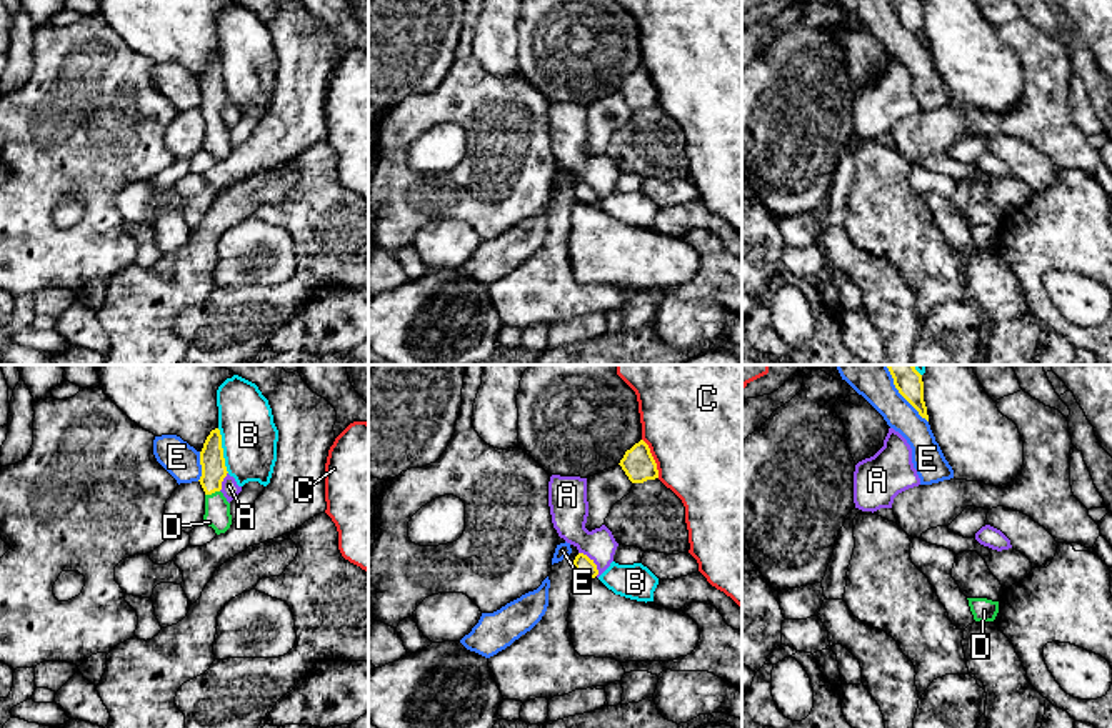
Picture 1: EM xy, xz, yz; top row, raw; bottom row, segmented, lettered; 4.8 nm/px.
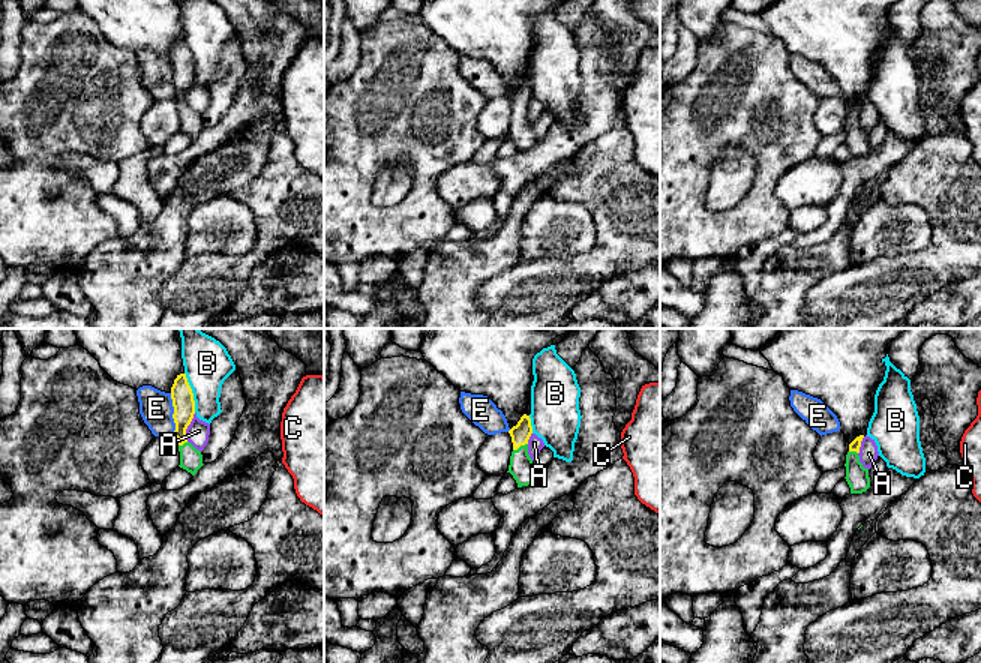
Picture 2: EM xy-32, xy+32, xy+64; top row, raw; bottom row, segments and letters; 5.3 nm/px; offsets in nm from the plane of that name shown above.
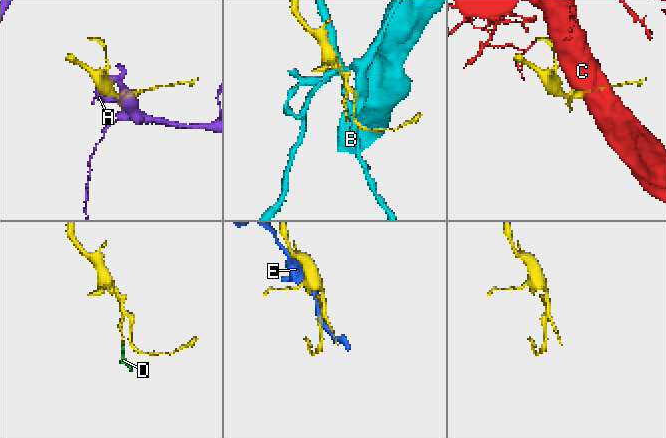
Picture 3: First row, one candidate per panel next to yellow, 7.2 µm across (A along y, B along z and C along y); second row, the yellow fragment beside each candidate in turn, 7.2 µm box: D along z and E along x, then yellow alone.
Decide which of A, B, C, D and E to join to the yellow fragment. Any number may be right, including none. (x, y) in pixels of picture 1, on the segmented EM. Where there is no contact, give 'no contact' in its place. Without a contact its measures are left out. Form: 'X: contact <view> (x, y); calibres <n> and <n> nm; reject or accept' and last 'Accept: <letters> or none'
A: contact xz (592, 562); calibres 90 and 170 nm; reject
B: contact xy (222, 450); calibres 120 and 280 nm; reject
C: contact xz (652, 458); calibres 160 and 480 nm; reject
D: contact xy (212, 492); calibres 120 and 130 nm; accept
E: contact yz (899, 392); calibres 140 and 220 nm; reject
Accept: D

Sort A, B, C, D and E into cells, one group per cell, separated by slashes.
A / B / C / D / E

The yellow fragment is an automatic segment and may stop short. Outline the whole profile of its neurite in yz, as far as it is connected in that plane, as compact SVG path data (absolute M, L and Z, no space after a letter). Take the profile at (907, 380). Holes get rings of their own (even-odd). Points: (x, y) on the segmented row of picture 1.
M887 365L899 393L929 421L922 375L914 365Z

